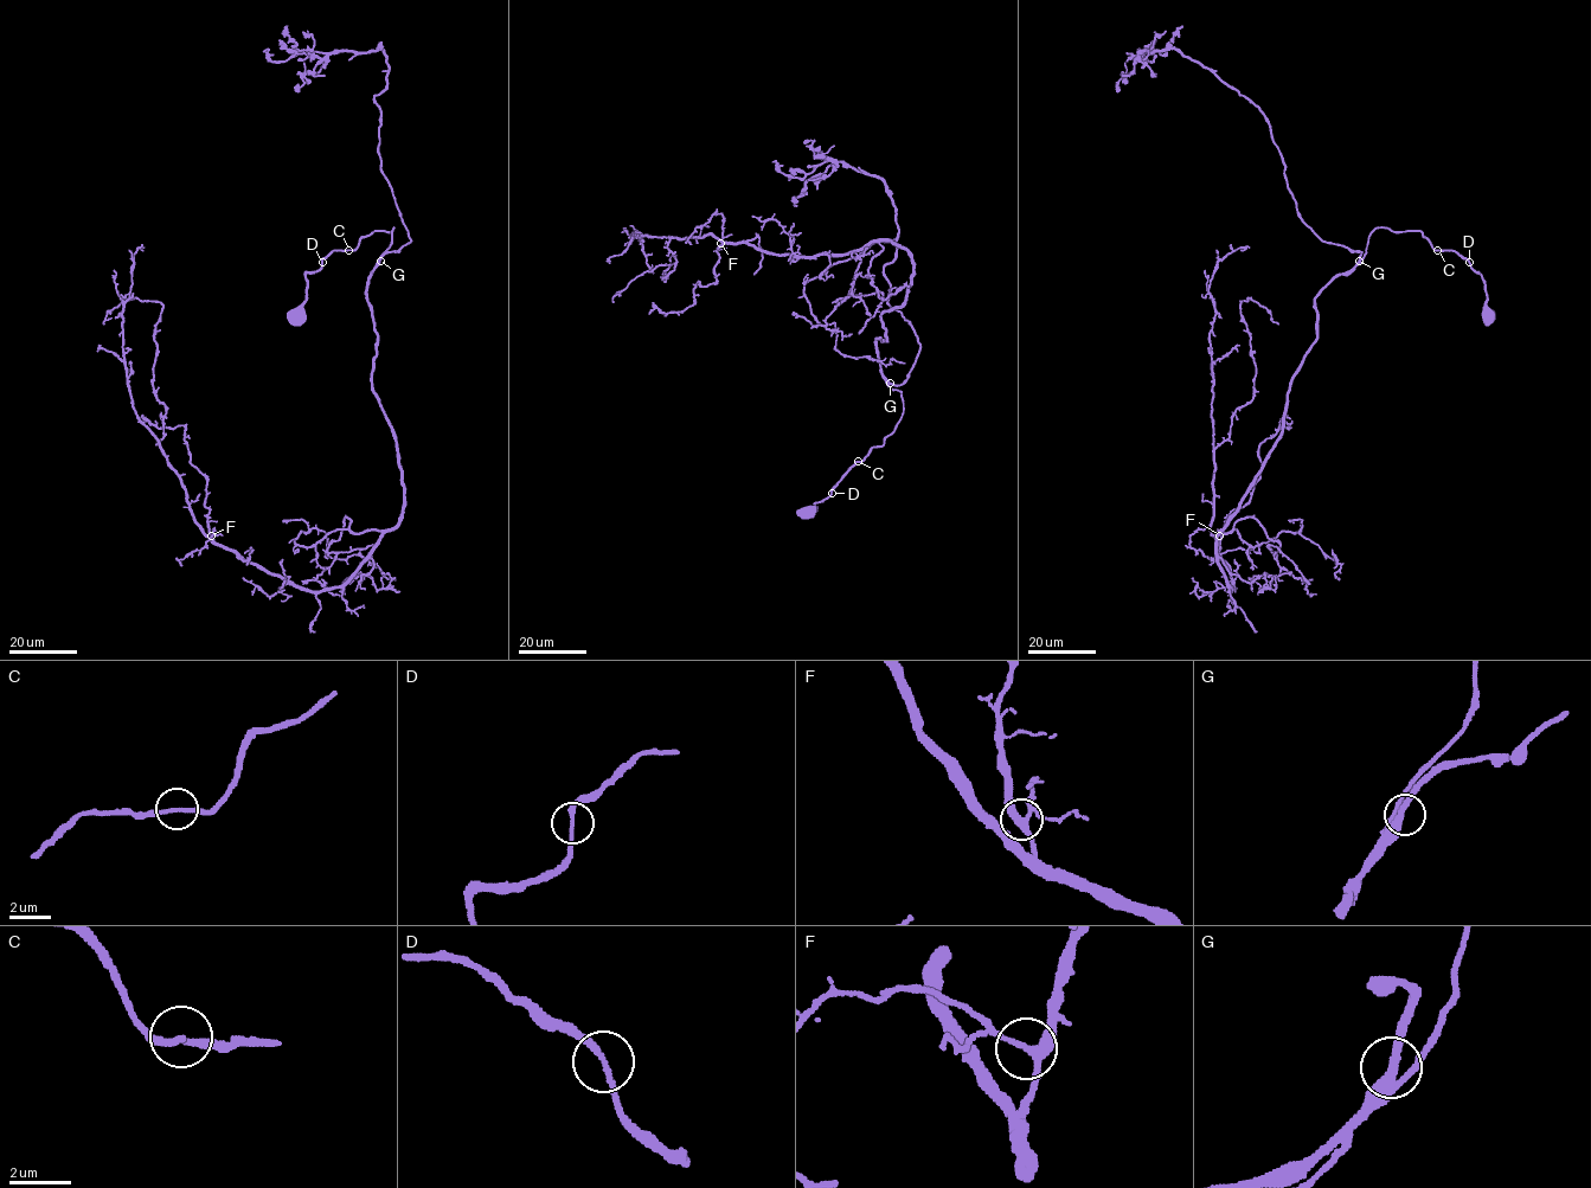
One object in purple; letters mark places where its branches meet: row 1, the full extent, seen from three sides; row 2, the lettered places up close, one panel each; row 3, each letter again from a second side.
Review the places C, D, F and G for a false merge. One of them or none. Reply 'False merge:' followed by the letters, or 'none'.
False merge: none

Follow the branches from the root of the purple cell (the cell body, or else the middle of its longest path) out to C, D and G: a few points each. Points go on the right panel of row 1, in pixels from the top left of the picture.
C: (1488, 316), (1482, 276), (1455, 251), (1437, 249)
D: (1488, 316), (1484, 281), (1469, 262)
G: (1488, 316), (1482, 276), (1455, 251), (1436, 250), (1419, 231), (1377, 228), (1359, 261)

